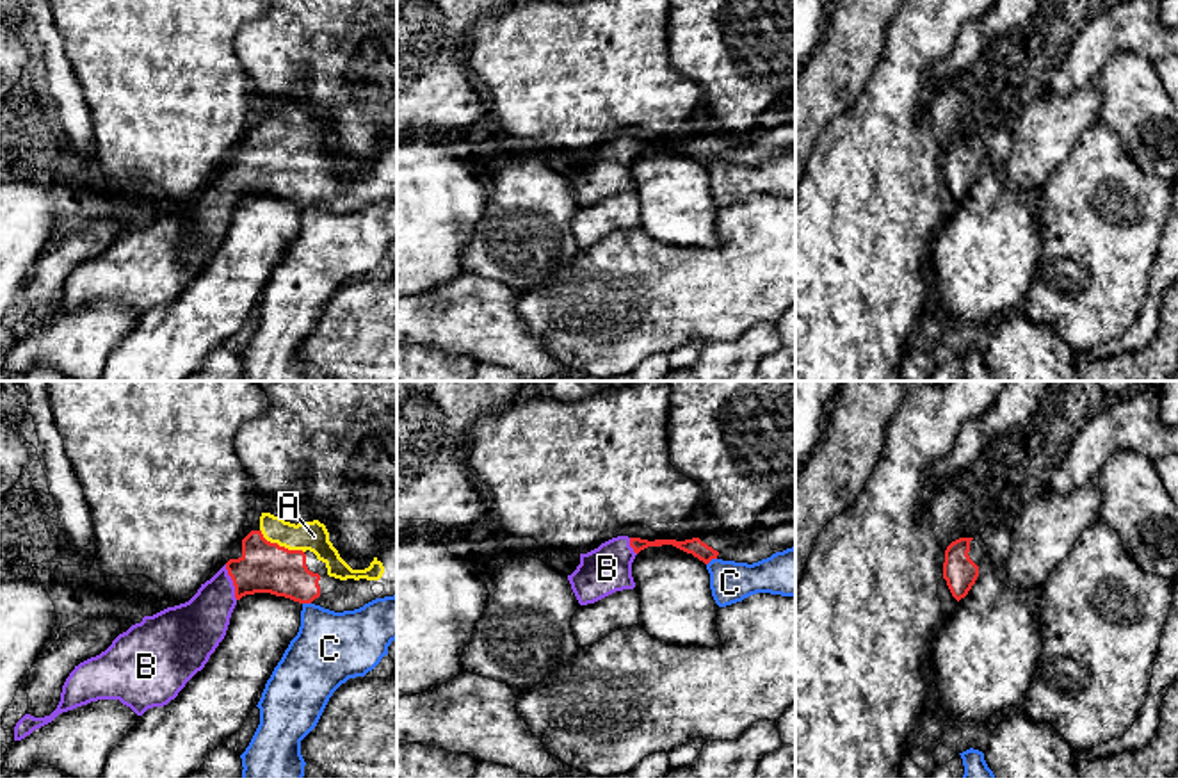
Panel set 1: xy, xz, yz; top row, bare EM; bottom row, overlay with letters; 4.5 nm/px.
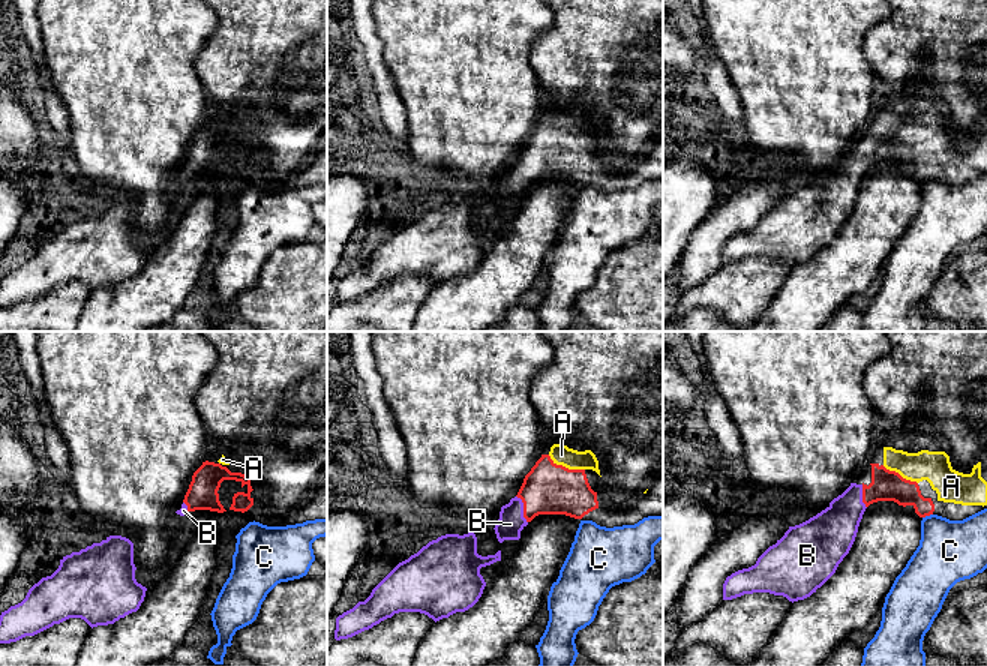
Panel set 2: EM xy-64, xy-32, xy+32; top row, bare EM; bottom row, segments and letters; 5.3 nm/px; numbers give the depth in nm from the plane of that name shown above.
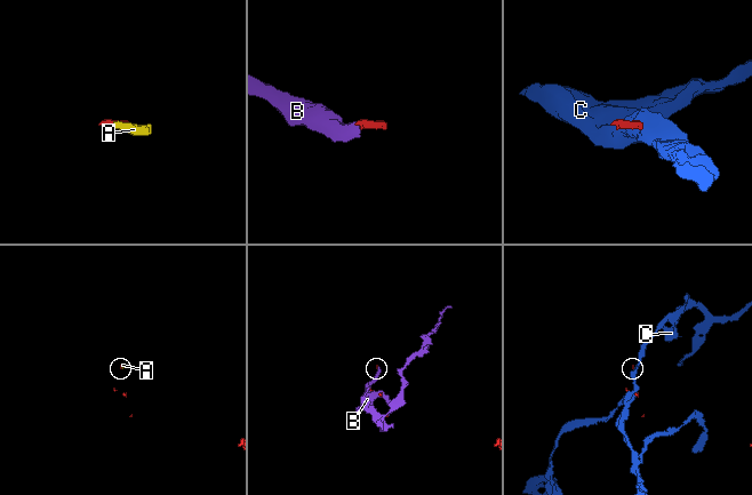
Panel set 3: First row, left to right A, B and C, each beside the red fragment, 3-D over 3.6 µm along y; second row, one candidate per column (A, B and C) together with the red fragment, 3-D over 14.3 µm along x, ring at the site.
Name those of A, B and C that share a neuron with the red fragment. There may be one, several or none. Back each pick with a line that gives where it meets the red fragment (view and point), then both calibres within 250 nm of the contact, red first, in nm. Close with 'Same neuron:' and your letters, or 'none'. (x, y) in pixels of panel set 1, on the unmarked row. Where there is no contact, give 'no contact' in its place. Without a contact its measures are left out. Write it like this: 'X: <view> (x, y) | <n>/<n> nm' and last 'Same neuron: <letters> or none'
A: xy (278, 146) | 220/140 nm
B: xy (233, 184) | 220/240 nm
Same neuron: A, B

